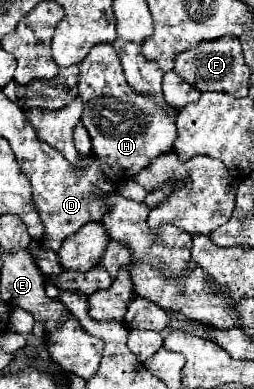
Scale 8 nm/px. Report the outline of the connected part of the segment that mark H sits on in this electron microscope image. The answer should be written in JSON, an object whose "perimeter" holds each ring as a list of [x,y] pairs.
{"perimeter":[[[97,44],[91,48],[87,60],[83,60],[79,68],[79,96],[85,104],[81,122],[91,136],[93,154],[105,164],[111,164],[113,174],[123,180],[131,179],[145,168],[151,158],[171,152],[171,146],[177,140],[175,120],[179,108],[165,100],[155,100],[135,92],[127,84],[121,60],[111,44]]]}

